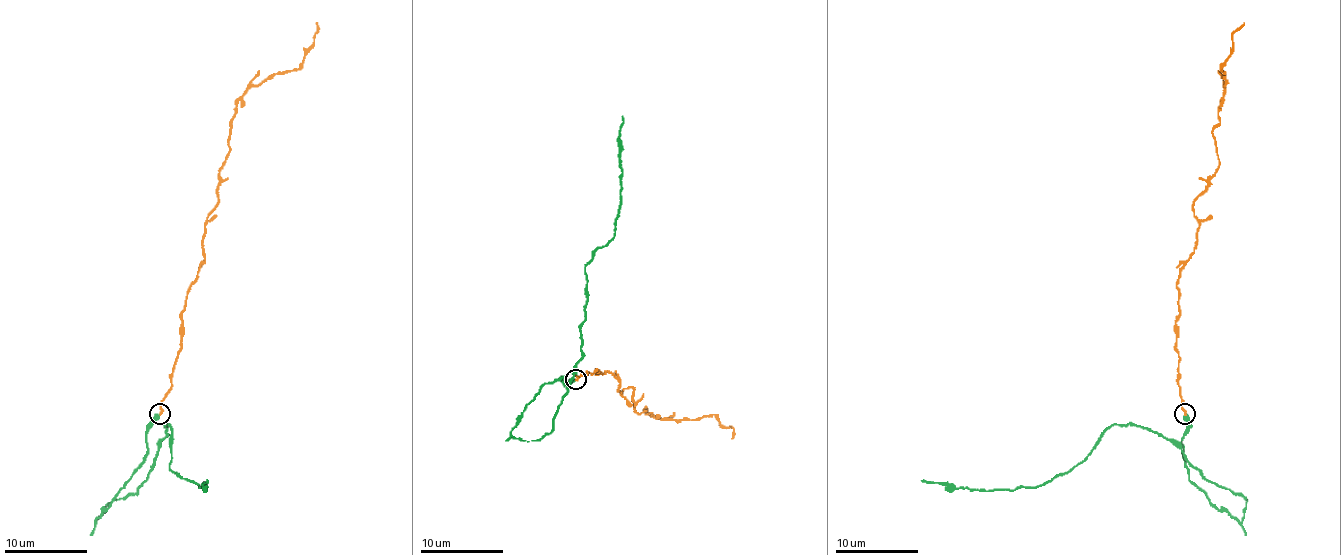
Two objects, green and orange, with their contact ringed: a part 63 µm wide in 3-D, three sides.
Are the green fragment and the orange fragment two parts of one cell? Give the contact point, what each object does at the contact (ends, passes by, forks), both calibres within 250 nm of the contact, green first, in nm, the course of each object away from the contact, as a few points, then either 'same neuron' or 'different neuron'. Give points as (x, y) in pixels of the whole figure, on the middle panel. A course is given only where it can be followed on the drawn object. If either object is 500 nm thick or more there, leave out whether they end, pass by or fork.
place (575, 379); green ends; orange ends; calibres 420 and 200 nm; course green (575, 378), (546, 383), (510, 435), (552, 430), (581, 358), (585, 266), (621, 208), (623, 116); course orange (575, 378), (610, 372), (621, 393), (633, 389), (639, 414), (714, 416), (731, 439); same neuron

